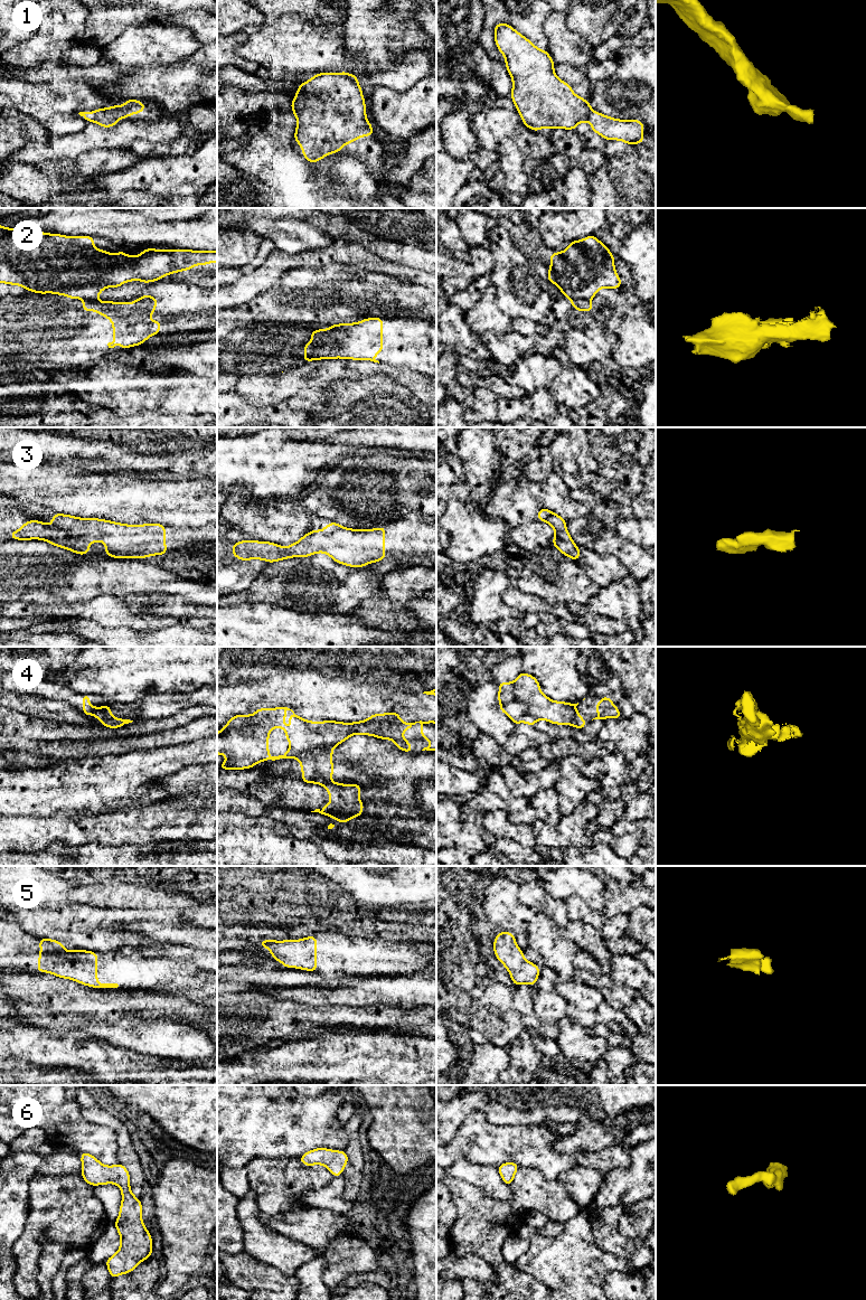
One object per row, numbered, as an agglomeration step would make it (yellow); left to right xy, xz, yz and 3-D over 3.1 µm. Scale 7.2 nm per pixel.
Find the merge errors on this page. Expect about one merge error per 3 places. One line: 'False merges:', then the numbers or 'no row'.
False merges: 2, 4

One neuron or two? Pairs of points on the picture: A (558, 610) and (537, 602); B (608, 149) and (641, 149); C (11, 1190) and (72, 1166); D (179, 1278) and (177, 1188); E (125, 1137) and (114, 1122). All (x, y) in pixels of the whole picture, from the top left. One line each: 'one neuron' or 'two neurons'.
A: one neuron
B: two neurons
C: one neuron
D: one neuron
E: two neurons

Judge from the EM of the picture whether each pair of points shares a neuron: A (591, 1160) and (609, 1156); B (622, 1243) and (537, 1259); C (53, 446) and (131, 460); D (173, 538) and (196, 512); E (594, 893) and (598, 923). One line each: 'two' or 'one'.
A: one
B: two
C: one
D: two
E: two

